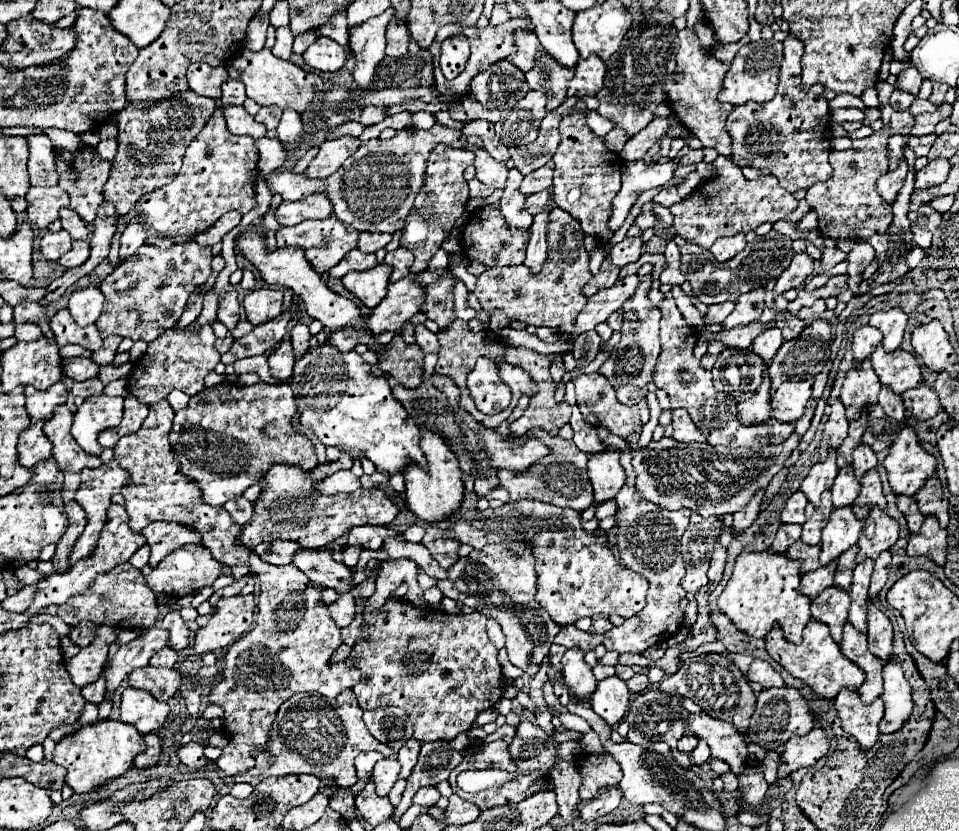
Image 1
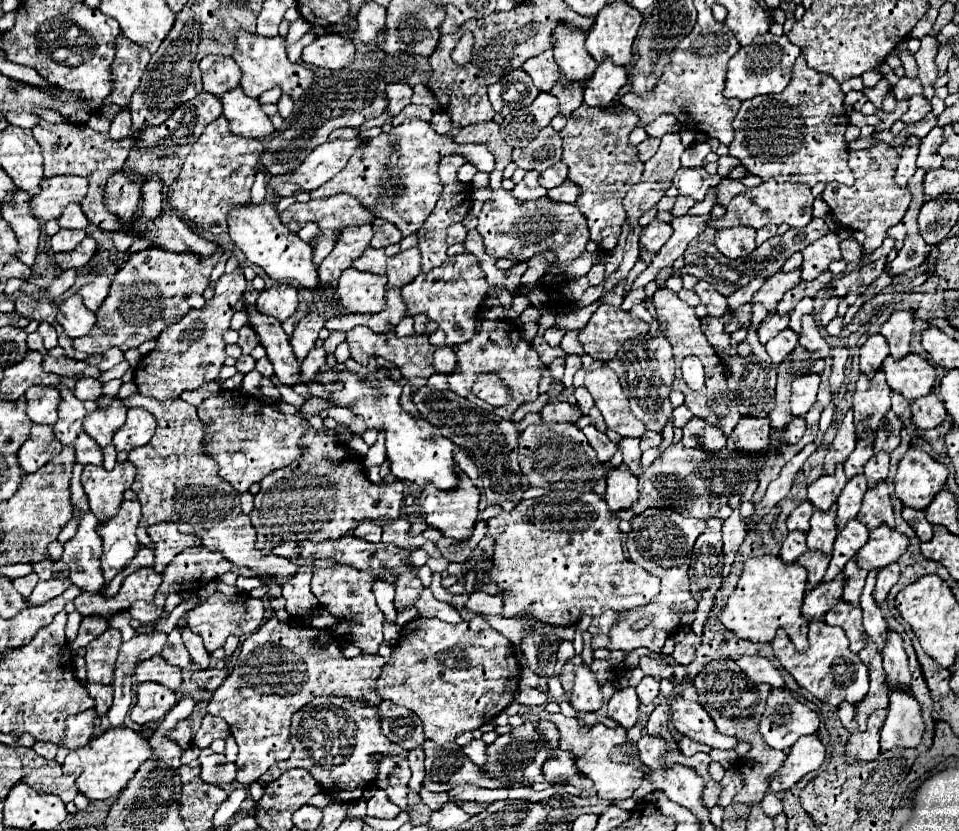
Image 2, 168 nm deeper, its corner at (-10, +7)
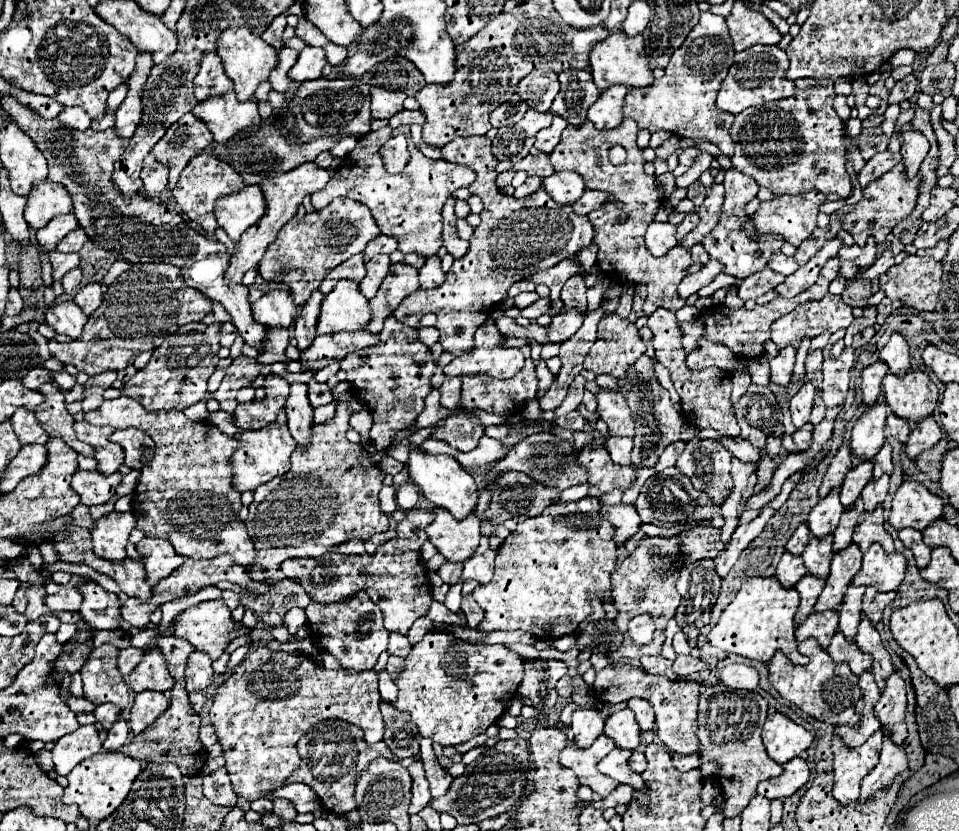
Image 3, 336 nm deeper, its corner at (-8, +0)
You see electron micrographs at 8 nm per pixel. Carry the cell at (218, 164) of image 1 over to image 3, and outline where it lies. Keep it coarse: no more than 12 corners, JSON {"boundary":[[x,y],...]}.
{"boundary":[[212,153],[190,159],[172,195],[204,231],[214,203],[246,183]]}

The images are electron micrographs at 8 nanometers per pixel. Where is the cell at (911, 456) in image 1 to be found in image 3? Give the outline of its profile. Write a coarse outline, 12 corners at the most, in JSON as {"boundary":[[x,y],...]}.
{"boundary":[[904,481],[888,523],[900,531],[926,529],[942,517],[942,499]]}

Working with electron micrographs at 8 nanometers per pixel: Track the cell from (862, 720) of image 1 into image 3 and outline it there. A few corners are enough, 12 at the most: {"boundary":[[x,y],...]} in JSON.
{"boundary":[[882,731],[864,745],[832,739],[840,805],[860,797],[860,781],[878,765]]}

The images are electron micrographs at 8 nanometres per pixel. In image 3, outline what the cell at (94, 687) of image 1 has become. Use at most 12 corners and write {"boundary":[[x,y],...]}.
{"boundary":[[110,703],[98,705],[96,719],[110,729],[120,715],[120,709]]}

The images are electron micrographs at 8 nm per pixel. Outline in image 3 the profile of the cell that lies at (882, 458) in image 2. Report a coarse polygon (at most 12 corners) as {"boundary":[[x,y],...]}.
{"boundary":[[890,477],[872,479],[862,491],[866,511],[874,511],[888,495]]}

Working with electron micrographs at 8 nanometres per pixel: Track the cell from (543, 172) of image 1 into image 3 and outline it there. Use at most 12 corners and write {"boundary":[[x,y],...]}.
{"boundary":[[558,171],[542,181],[560,203],[576,203],[584,179],[576,171]]}

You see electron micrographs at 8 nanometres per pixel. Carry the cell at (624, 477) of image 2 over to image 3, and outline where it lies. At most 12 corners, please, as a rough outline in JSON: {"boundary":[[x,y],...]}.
{"boundary":[[602,505],[602,519],[624,545],[642,525],[634,505]]}

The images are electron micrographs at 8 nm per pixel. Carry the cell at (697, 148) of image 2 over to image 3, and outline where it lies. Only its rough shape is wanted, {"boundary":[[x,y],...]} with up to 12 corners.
{"boundary":[[700,153],[684,175],[676,177],[676,187],[692,185],[710,169],[712,155]]}

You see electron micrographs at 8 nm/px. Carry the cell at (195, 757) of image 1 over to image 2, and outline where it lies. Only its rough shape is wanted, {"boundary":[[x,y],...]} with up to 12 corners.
{"boundary":[[212,748],[200,750],[200,778],[226,784],[236,766]]}

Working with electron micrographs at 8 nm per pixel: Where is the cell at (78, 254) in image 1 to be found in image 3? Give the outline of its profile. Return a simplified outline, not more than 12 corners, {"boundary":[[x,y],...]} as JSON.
{"boundary":[[48,253],[52,277],[60,281],[80,265],[78,253]]}

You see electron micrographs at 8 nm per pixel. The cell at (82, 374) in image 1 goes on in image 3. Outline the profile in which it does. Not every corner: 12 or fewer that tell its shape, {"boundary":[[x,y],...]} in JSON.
{"boundary":[[44,367],[34,369],[22,379],[24,387],[38,389],[52,381]]}

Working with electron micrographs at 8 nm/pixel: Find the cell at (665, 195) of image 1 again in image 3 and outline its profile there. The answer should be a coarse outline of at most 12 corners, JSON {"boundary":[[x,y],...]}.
{"boundary":[[686,215],[678,225],[676,239],[682,241],[698,225],[698,215]]}

